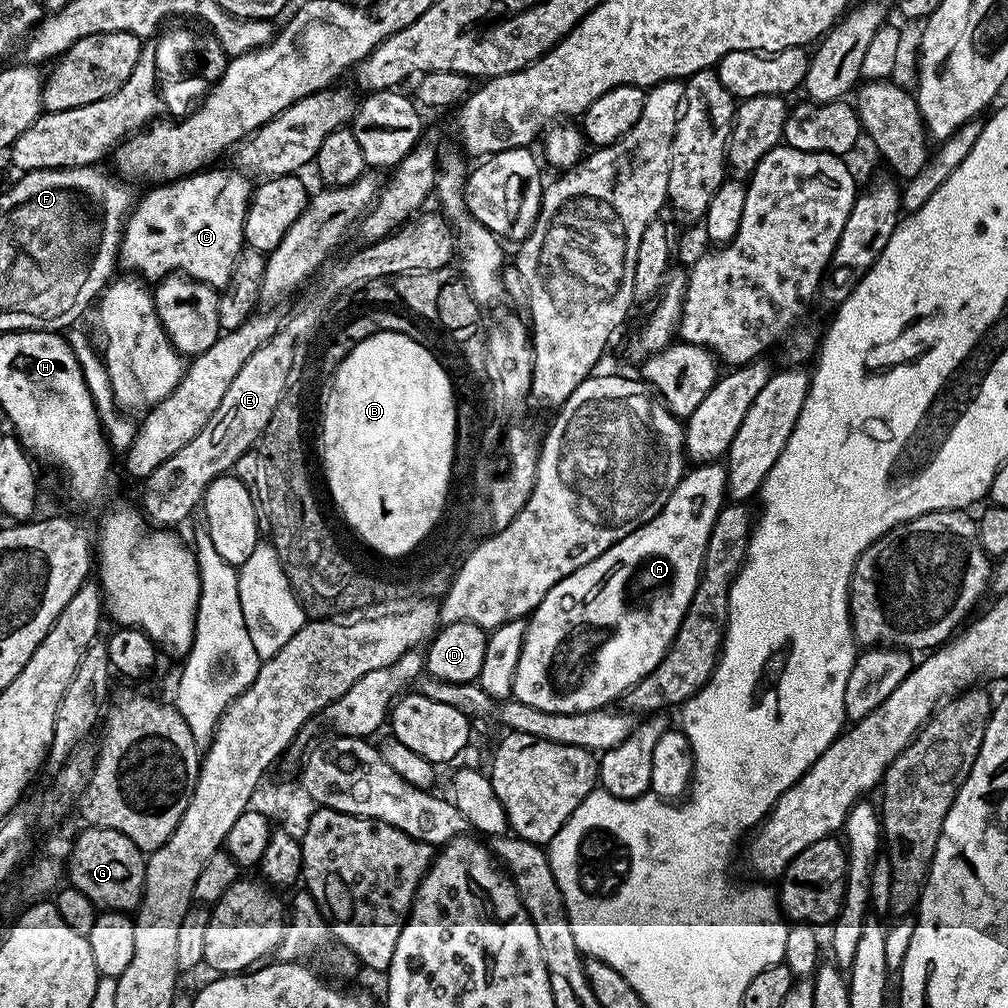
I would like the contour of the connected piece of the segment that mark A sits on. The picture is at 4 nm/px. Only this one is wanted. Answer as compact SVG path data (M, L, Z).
M723 463L701 464L685 471L680 479L680 485L670 494L664 509L652 519L649 524L644 524L638 530L634 530L626 538L619 540L614 546L610 546L598 558L594 558L586 566L574 570L558 586L554 586L542 598L542 602L534 609L532 615L527 617L526 623L528 629L522 642L522 654L518 658L518 670L514 674L515 699L526 702L543 712L553 712L554 714L574 714L575 712L589 712L595 708L608 708L611 700L619 701L629 688L633 688L639 680L666 654L666 650L672 645L673 638L678 634L682 626L682 618L688 613L688 607L692 604L692 599L696 593L696 588L700 584L700 571L704 568L704 555L706 554L706 542L710 538L710 530L716 521L716 515L726 503L726 485L728 483L728 474Z

